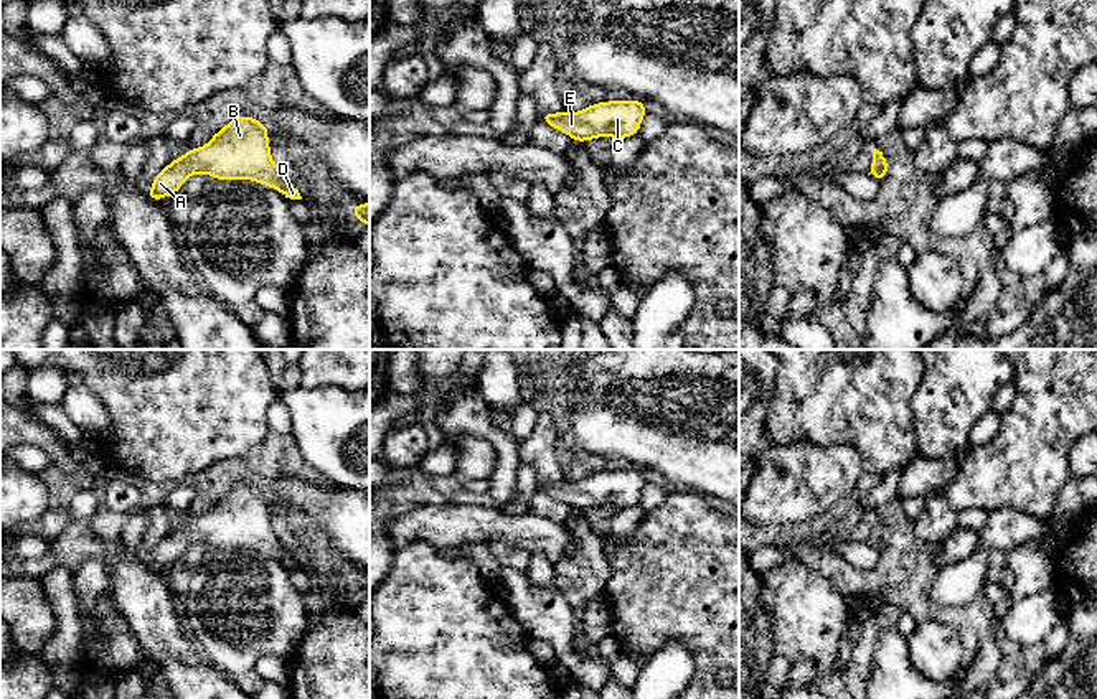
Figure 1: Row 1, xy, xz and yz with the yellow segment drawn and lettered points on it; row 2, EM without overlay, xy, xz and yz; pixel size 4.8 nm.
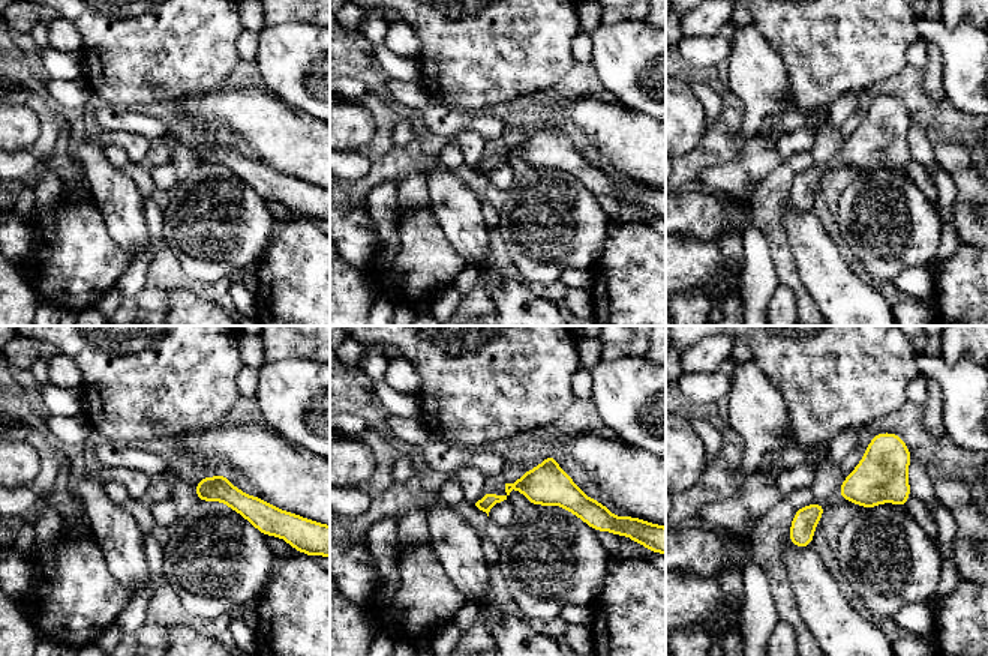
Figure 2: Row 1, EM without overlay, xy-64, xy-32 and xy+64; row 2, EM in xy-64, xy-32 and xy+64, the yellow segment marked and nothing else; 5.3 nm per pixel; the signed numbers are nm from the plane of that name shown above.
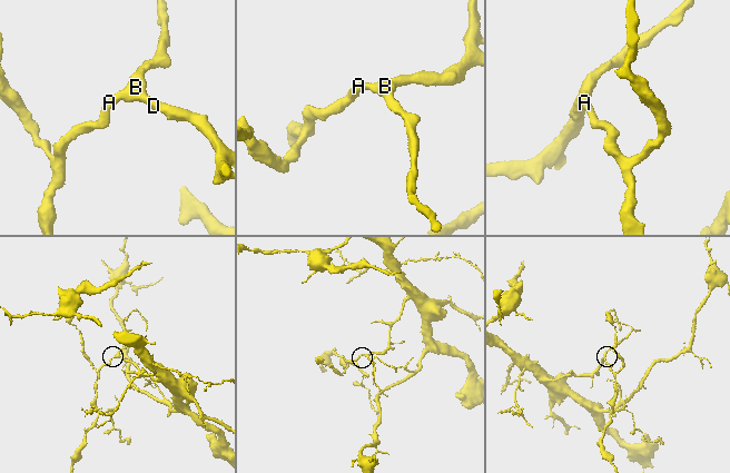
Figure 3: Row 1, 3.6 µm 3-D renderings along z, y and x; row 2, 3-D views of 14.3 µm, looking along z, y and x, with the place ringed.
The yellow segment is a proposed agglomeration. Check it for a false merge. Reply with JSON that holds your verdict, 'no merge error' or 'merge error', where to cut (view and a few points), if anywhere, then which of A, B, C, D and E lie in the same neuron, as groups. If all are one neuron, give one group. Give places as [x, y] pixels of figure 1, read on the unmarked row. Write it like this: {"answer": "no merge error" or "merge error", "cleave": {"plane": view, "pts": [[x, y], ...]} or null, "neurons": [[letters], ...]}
{"answer": "no merge error", "cleave": null, "neurons": [["A", "B", "C", "D", "E"]]}

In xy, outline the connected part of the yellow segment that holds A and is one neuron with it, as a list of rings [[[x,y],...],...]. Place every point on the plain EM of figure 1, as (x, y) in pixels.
[[[251,485],[234,486],[205,516],[188,518],[183,526],[172,529],[152,547],[152,559],[145,565],[160,572],[162,565],[178,562],[191,544],[208,542],[219,551],[251,549],[285,567],[302,569],[271,526],[269,500]]]

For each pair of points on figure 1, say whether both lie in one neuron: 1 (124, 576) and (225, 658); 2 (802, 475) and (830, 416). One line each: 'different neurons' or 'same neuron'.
1: different neurons
2: different neurons

